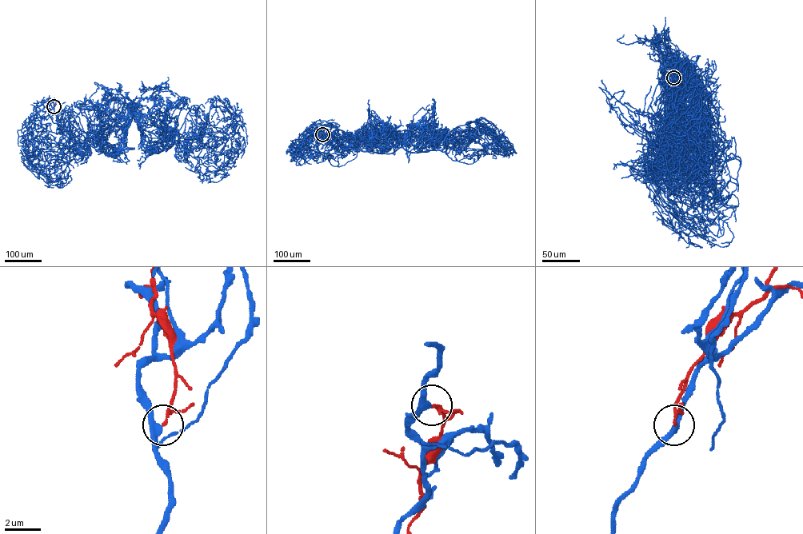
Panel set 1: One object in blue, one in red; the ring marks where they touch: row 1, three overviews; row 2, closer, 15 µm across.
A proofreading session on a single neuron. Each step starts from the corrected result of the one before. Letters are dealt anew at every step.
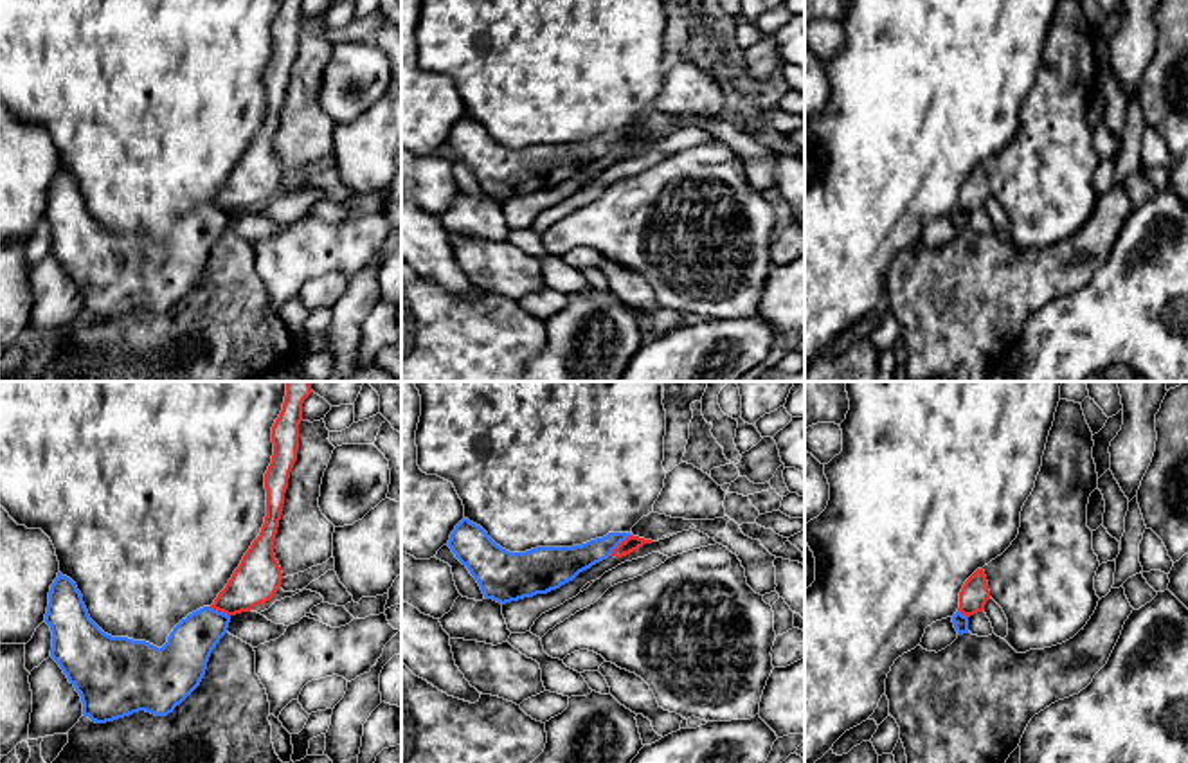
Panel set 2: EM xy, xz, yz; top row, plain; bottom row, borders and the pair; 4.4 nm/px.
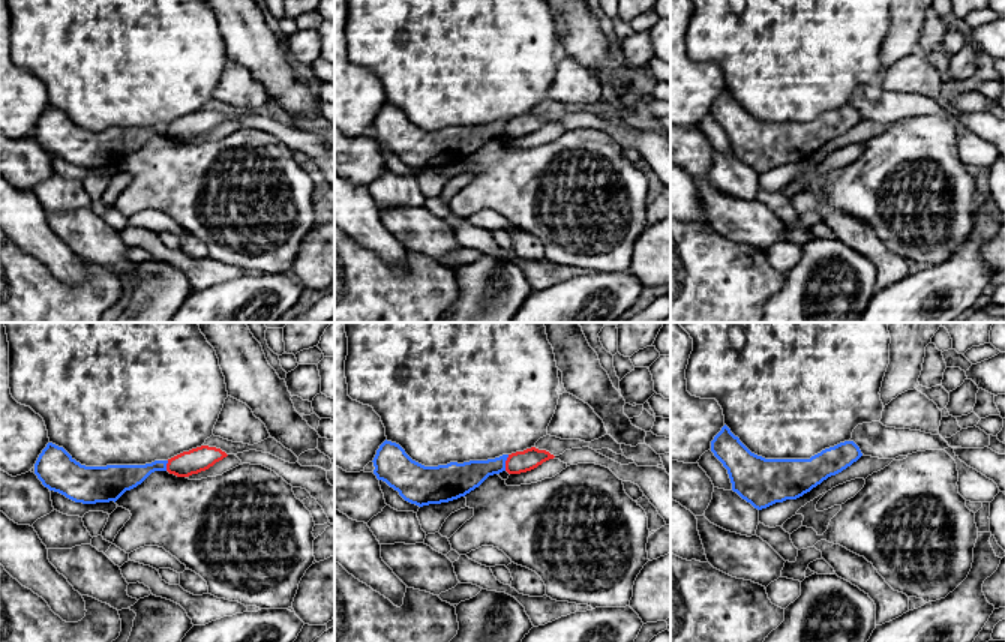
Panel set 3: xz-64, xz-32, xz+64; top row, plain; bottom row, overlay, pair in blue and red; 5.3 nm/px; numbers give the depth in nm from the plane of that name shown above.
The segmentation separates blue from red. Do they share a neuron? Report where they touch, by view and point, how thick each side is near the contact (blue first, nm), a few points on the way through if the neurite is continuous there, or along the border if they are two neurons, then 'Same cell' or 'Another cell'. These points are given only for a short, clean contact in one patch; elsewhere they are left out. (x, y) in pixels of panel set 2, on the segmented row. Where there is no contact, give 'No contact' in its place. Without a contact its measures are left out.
Touches blue at xz (620, 542). Thickness 140 nm (blue) against 70 nm. Boundary: xz (630, 535), (609, 555). Another cell

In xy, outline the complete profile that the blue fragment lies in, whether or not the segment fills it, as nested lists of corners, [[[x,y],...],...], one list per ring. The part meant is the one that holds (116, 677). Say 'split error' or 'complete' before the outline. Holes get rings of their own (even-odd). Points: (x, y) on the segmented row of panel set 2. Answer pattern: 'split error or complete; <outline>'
complete; [[[58,572],[50,585],[45,623],[52,632],[50,657],[79,693],[83,714],[95,723],[106,723],[139,711],[155,716],[173,713],[200,686],[212,650],[227,633],[230,615],[203,606],[182,619],[162,648],[146,641],[112,637],[90,619],[76,583]]]

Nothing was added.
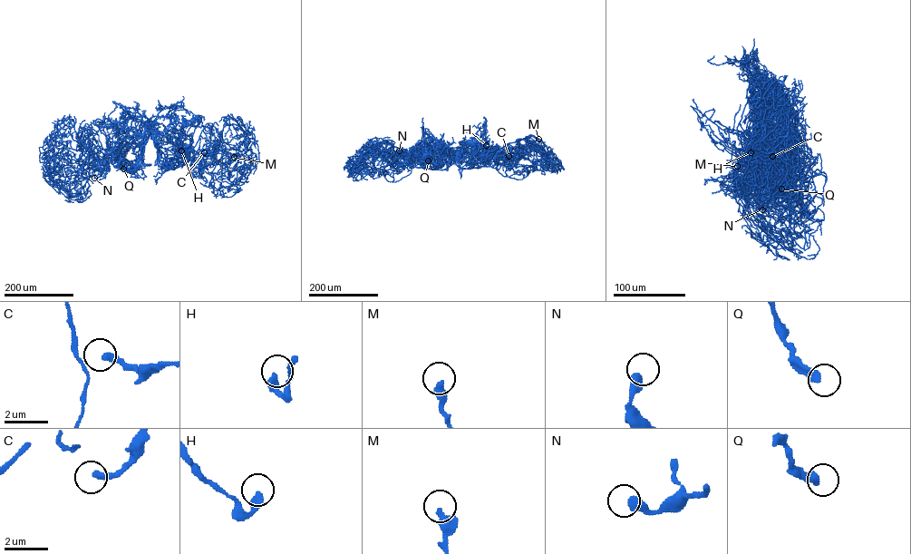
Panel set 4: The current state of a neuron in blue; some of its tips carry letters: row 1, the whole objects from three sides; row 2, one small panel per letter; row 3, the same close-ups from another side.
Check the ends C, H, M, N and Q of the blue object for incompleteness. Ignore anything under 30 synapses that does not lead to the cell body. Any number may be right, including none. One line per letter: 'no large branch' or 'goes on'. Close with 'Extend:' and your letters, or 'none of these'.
C: no large branch
H: no large branch
M: no large branch
N: no large branch
Q: no large branch
Extend: none of these

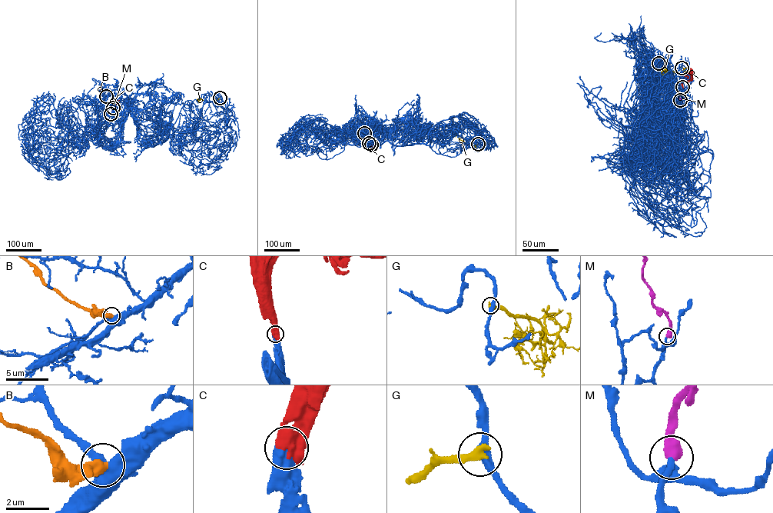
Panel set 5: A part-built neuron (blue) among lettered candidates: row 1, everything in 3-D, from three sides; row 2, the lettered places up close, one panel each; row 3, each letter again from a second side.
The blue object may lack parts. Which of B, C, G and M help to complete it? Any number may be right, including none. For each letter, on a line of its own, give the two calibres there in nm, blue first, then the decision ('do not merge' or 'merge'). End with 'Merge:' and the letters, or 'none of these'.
B: 550/480 nm | do not merge
C: 650/850 nm | merge
G: 360/360 nm | do not merge
M: 170/550 nm | merge
Merge: C, M

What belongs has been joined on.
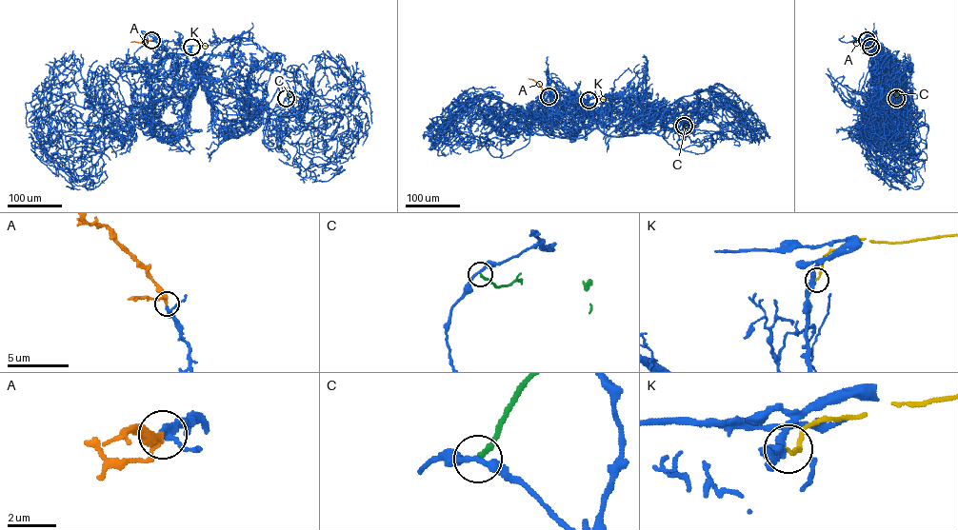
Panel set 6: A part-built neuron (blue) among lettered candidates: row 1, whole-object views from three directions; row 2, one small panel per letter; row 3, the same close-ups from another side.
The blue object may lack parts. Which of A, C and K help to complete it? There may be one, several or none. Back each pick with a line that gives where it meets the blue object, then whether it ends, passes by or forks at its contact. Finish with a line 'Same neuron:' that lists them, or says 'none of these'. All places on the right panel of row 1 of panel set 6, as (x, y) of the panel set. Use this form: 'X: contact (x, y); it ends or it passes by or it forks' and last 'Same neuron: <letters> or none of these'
A: contact (867, 40); it passes by
Same neuron: A

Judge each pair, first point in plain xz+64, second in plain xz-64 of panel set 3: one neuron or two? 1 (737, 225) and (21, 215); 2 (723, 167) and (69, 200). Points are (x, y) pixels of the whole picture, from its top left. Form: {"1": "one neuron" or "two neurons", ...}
{"1": "two neurons", "2": "one neuron"}

